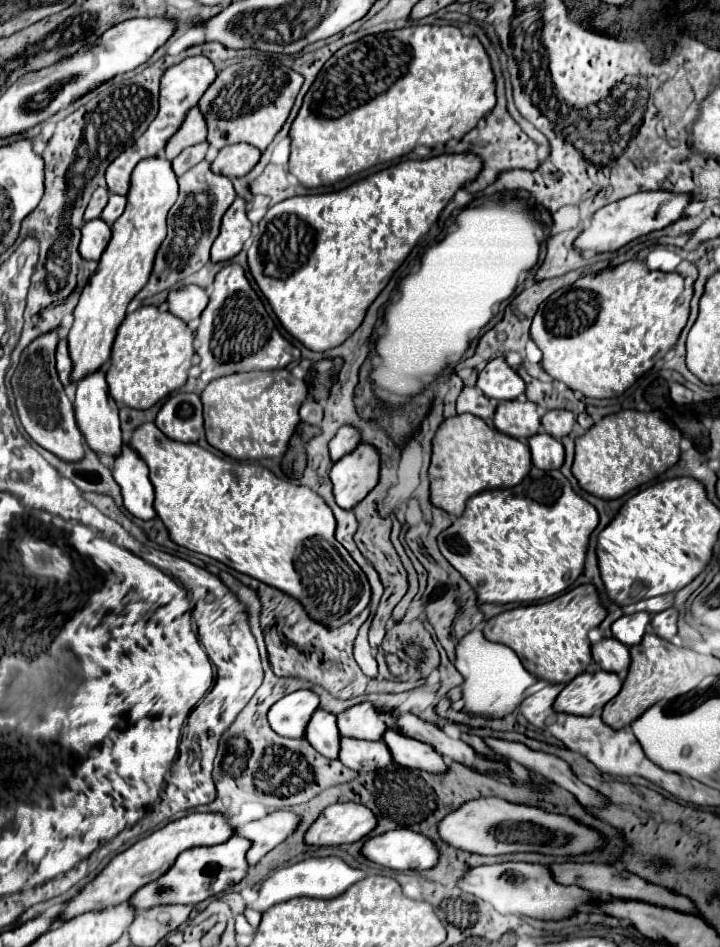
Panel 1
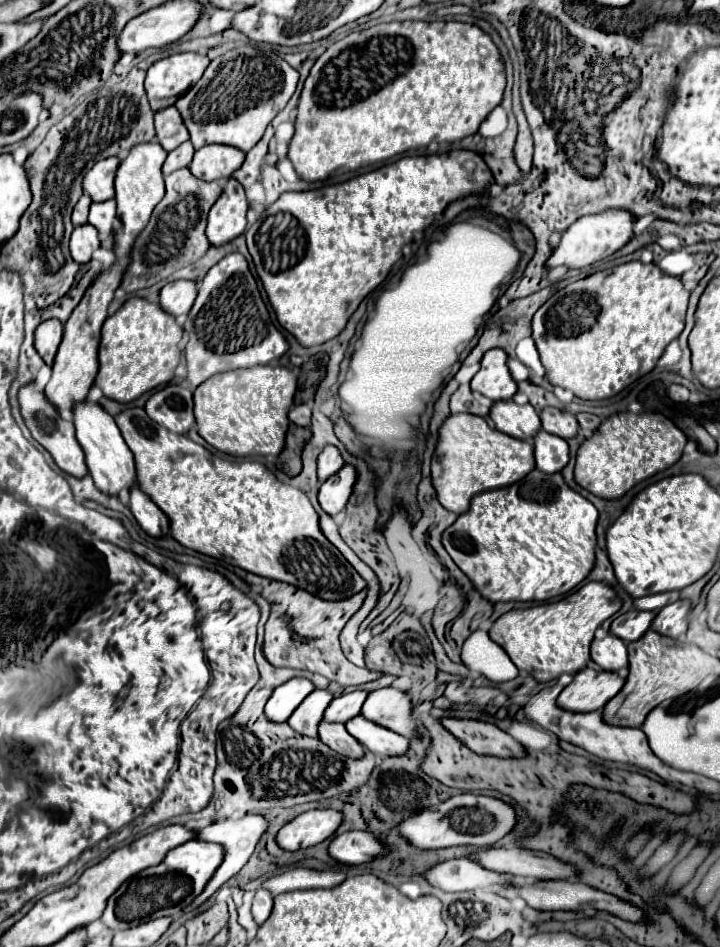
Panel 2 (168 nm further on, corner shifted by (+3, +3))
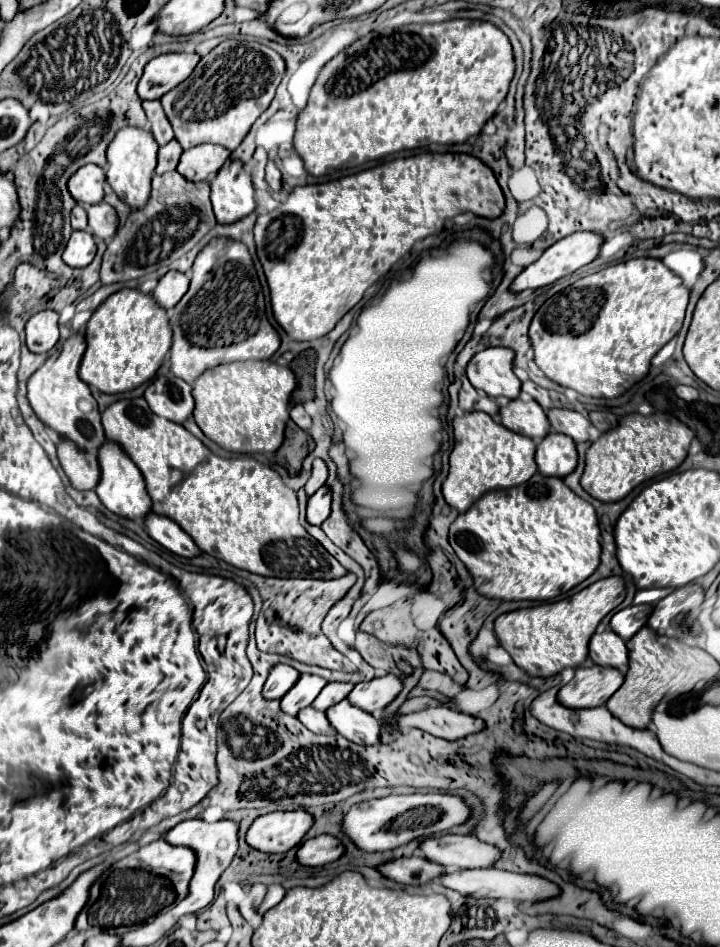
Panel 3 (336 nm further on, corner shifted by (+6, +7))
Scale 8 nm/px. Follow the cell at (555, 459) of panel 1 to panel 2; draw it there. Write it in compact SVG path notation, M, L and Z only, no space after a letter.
M540 430L534 436L534 454L536 454L536 468L540 468L546 474L562 472L562 468L570 460L568 442L544 430Z

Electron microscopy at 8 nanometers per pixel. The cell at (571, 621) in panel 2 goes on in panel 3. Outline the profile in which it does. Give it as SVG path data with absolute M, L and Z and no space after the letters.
M609 576L593 582L571 598L539 604L533 608L505 612L495 620L495 636L499 644L511 654L513 662L529 676L547 678L559 674L563 668L577 668L585 662L587 644L599 622L617 608L625 598L625 584L621 576Z

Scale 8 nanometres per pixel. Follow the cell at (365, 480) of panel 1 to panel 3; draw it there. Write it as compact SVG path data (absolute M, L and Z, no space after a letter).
M321 486L307 502L307 520L309 524L321 526L321 522L329 516L331 512L331 490L329 486Z

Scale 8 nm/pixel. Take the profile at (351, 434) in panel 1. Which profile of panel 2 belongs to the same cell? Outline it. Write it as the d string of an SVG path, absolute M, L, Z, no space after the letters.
M326 446L318 456L318 482L326 482L328 476L334 476L344 466L344 460L334 446Z

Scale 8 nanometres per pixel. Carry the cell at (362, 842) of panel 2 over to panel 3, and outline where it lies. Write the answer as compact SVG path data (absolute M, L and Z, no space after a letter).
M331 834L311 838L303 842L303 846L297 850L297 858L305 866L325 866L329 862L339 860L343 854L345 854L343 842Z

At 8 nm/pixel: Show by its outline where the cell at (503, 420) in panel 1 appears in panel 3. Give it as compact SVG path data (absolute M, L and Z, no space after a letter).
M515 398L507 406L499 408L499 416L505 428L531 438L536 445L540 444L543 438L551 432L549 420L543 408L535 400L523 402Z

